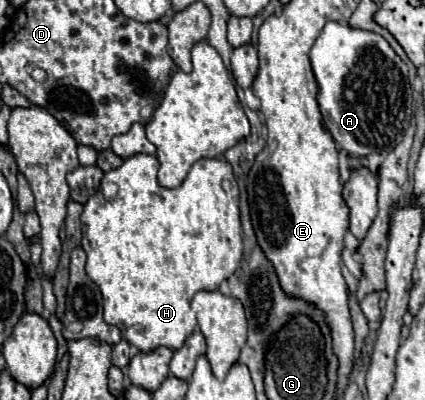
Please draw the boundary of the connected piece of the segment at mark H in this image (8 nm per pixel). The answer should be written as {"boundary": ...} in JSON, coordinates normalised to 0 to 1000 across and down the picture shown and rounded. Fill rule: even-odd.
{"boundary":[[[315,385],[306,395],[296,395],[287,405],[282,420],[249,430],[235,458],[240,465],[242,490],[221,485],[202,510],[198,510],[198,530],[188,540],[188,560],[193,560],[193,620],[207,640],[202,655],[202,680],[207,690],[231,710],[240,745],[245,745],[245,800],[264,815],[278,815],[287,840],[315,860],[329,880],[353,880],[372,865],[395,865],[405,875],[428,870],[433,850],[456,830],[461,820],[461,785],[447,770],[452,740],[466,725],[508,725],[518,715],[522,700],[541,695],[551,685],[551,675],[565,660],[569,645],[569,565],[565,565],[565,520],[560,520],[560,460],[551,445],[548,423],[532,400],[518,395],[475,395],[466,405],[456,405],[456,415],[447,420],[438,450],[419,465],[419,470],[386,470],[372,460],[367,445],[367,425],[372,425],[372,400],[367,390],[348,390],[348,385]]]}

